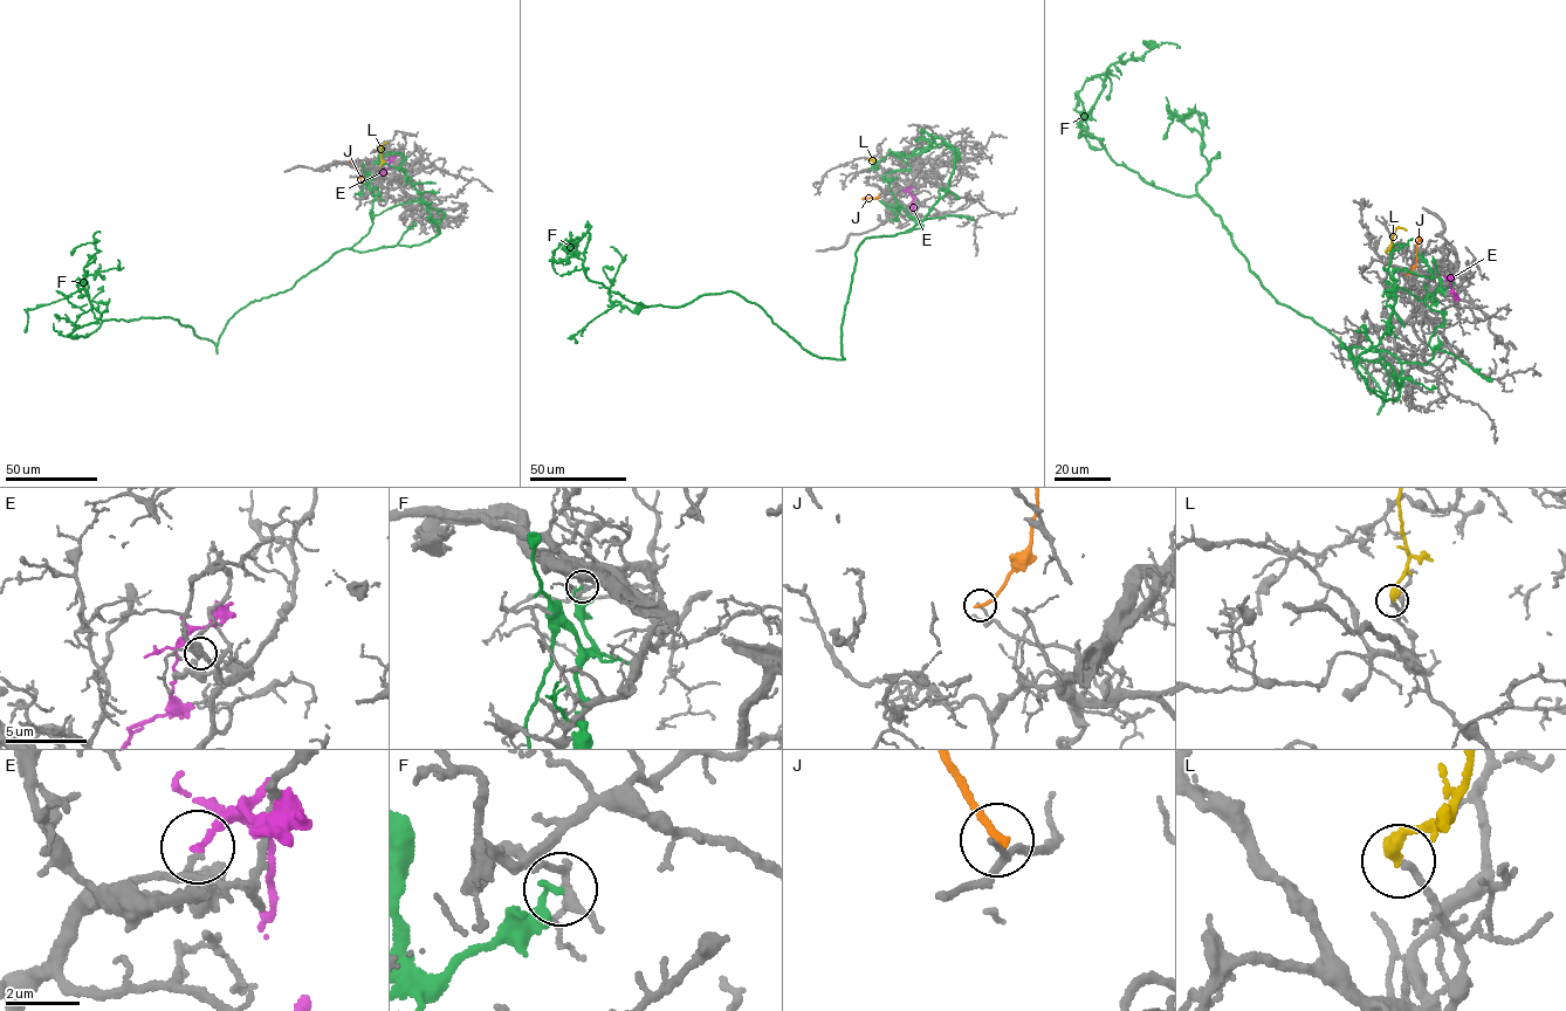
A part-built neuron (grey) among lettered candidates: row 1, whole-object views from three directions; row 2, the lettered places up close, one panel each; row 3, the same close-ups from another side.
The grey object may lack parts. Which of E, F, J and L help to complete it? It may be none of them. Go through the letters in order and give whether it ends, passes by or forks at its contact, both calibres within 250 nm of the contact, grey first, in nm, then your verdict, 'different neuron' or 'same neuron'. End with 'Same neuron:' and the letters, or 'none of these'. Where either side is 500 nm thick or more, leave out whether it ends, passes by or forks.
E: it ends; calibres 170 and 200 nm; different neuron
F: it ends; calibres 190 and 160 nm; different neuron
J: it ends; calibres 160 and 240 nm; different neuron
L: it ends; calibres 200 and 400 nm; same neuron
Same neuron: L

